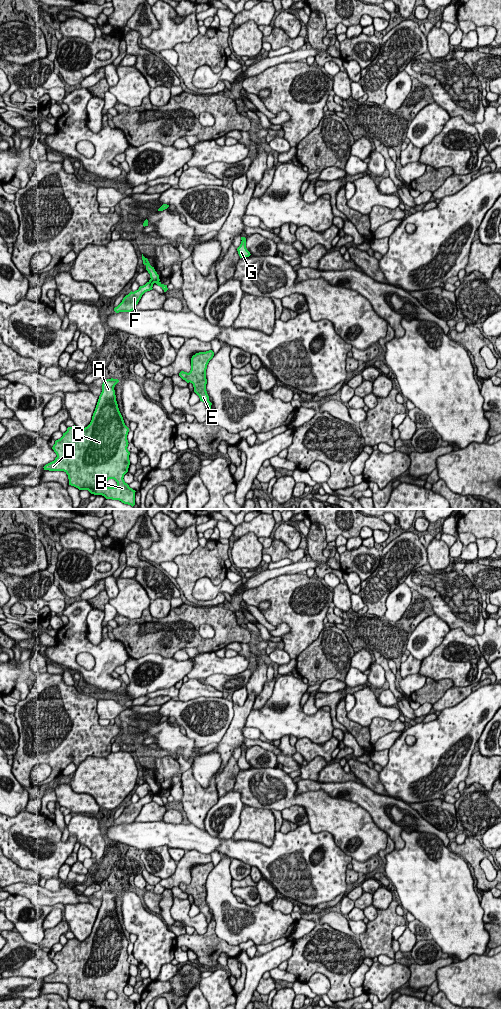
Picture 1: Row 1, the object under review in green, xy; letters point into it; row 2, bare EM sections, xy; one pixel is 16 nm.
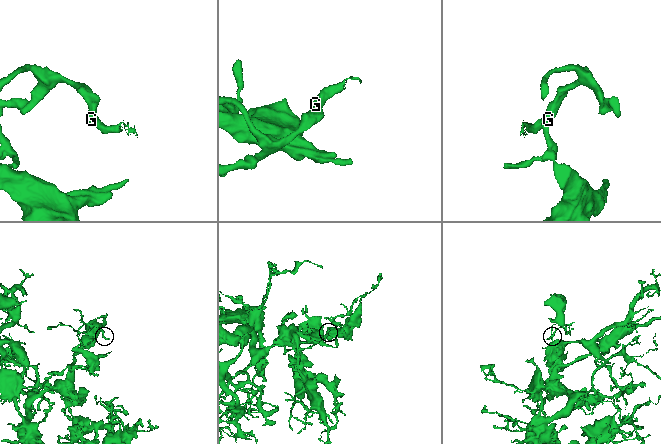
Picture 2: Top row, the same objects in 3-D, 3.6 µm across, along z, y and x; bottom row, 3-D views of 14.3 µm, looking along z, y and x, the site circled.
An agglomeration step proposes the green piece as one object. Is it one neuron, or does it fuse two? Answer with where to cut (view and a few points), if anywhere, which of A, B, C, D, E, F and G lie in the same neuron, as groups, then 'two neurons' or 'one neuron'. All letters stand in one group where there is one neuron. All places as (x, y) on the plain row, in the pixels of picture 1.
cut in xy along (150, 791), (154, 794); A B C D E F / G; two neurons

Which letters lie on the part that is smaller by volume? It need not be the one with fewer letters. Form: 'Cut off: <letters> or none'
Cut off: G

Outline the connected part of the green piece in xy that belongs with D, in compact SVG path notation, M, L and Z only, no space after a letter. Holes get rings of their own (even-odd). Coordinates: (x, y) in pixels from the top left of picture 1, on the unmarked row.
M118 891L103 893L90 936L84 941L75 937L68 939L63 948L55 953L52 961L57 969L43 980L49 983L64 983L68 987L69 997L79 1002L88 1002L91 1006L104 1009L135 1009L135 1002L124 993L124 987L130 977L127 947L129 940L125 937L116 913L114 899ZM114 991L116 999L107 999L106 994Z

